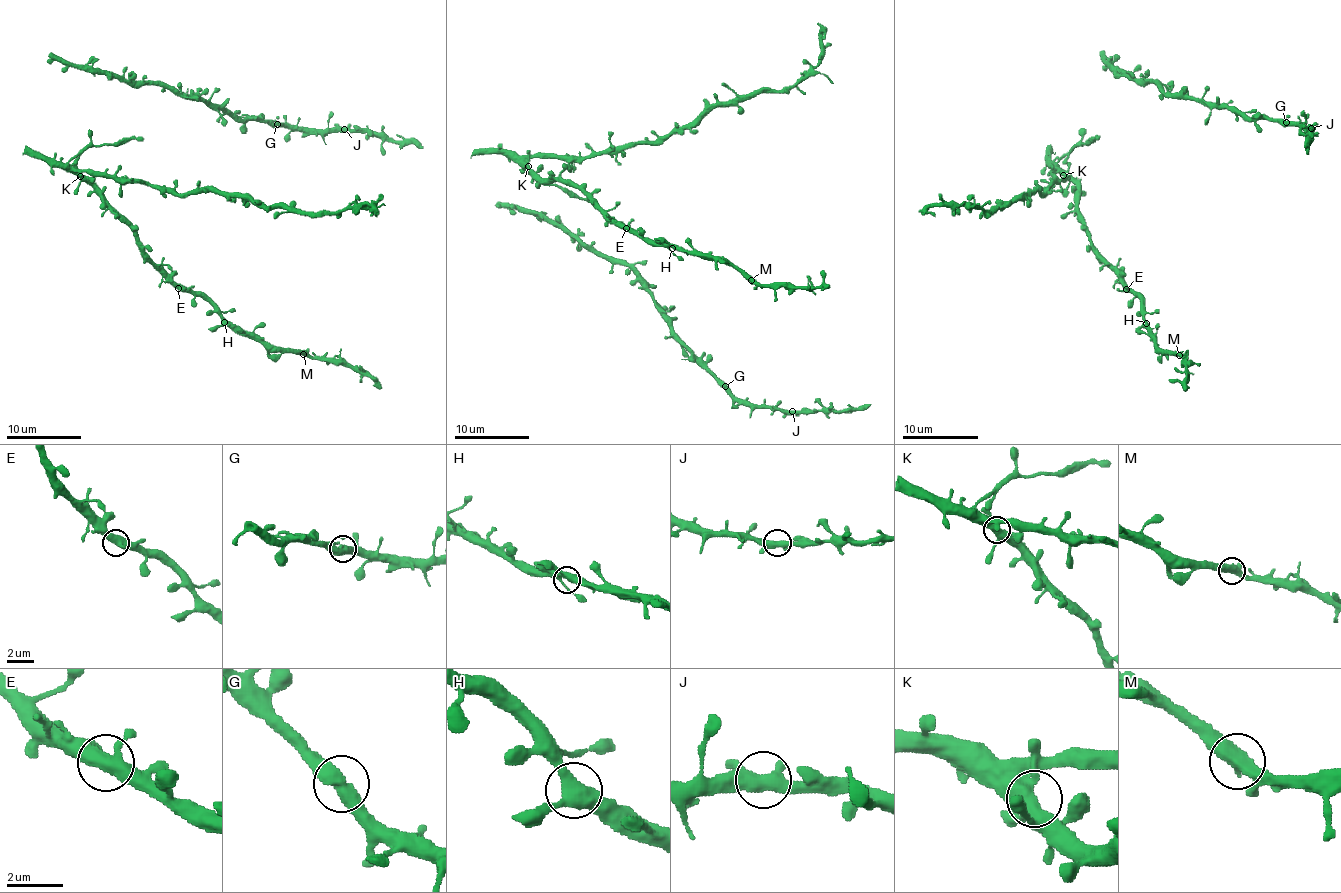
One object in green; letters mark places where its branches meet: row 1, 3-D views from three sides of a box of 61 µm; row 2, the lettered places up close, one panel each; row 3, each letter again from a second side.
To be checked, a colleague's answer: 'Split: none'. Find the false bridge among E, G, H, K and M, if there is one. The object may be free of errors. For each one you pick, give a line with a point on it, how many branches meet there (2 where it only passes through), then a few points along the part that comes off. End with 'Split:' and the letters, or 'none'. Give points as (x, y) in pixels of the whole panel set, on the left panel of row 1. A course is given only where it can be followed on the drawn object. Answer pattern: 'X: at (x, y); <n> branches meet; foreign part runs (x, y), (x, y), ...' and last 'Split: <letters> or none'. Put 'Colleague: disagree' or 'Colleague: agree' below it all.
Split: none
Colleague: agree

